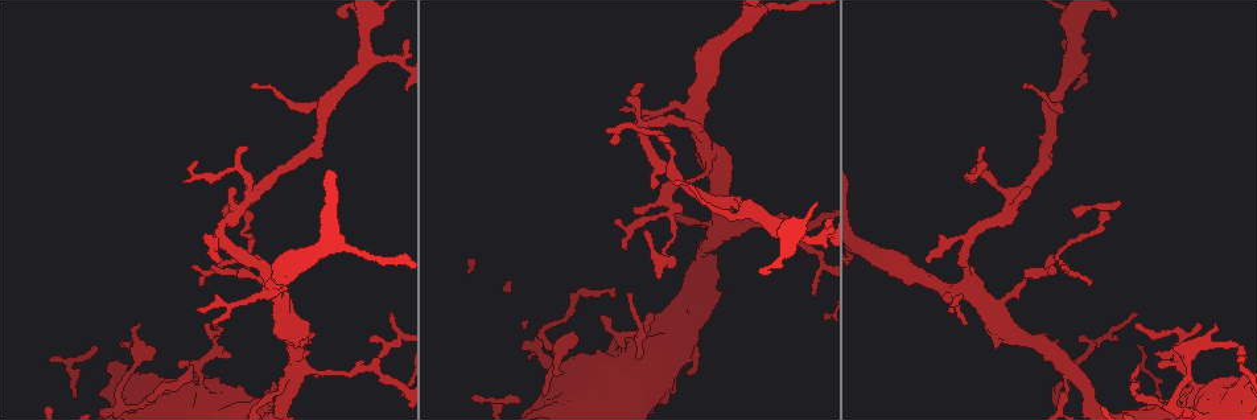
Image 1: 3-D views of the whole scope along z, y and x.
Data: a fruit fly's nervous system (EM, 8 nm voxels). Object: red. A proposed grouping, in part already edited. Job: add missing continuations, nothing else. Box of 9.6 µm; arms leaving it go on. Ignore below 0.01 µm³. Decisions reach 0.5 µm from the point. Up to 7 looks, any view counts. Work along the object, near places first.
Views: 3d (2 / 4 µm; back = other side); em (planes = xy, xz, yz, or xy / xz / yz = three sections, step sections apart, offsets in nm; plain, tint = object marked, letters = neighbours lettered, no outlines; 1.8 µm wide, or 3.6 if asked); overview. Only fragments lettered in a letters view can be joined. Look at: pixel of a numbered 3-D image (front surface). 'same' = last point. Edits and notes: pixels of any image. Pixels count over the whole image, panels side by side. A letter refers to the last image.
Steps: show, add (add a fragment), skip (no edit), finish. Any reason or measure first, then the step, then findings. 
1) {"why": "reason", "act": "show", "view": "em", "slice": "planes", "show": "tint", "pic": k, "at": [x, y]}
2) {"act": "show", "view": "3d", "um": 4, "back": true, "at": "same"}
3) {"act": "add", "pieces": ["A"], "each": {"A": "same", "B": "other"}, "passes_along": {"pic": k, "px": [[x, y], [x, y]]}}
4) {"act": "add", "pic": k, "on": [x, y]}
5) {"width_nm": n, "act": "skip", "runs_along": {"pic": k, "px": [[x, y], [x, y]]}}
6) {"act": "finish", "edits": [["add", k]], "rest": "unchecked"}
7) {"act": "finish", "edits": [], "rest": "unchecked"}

{"why": "closes a loop", "act": "show", "view": "3d", "um": 4, "back": true, "pic": 1, "at": [627, 360]}

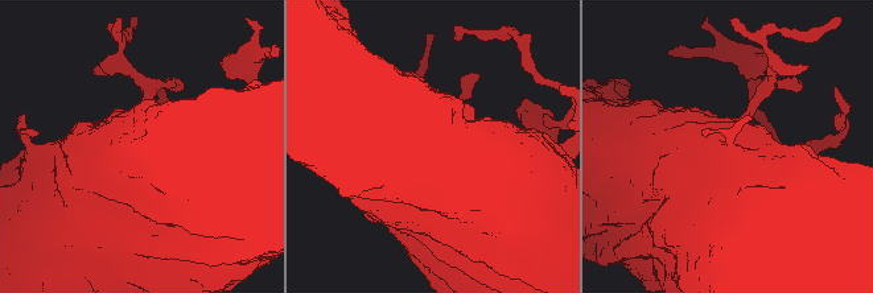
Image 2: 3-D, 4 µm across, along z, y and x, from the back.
{"act": "show", "view": "em", "um": 3.6, "slice": "planes", "show": "tint", "at": "same"}

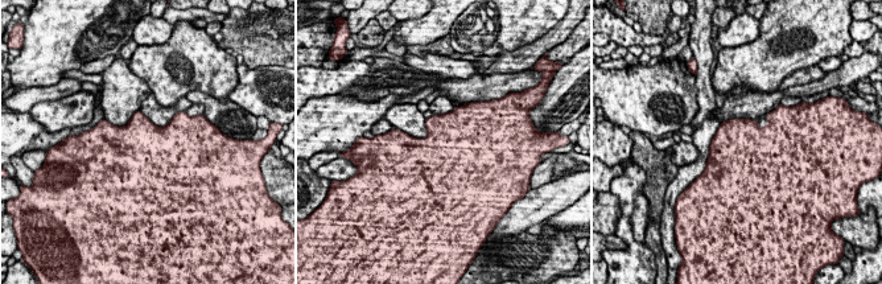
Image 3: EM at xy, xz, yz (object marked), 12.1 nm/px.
{"act": "show", "view": "em", "um": 3.6, "slice": "planes", "show": "letters", "at": "same"}

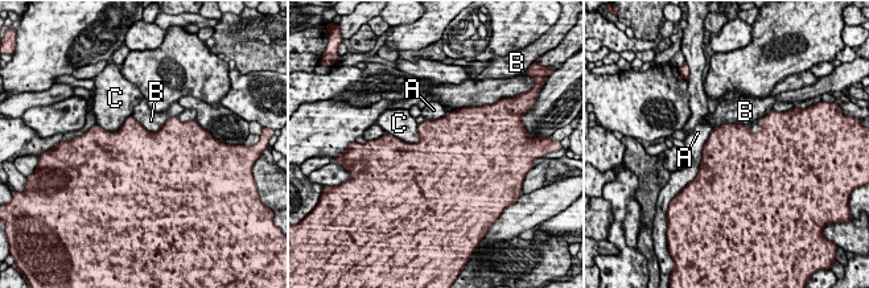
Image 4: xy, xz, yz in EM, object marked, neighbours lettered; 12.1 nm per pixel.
{"width_nm": 800, "act": "skip", "each": {"A": "other", "B": "other", "C": "other"}, "border": {"pic": 4, "px": [[392, 135], [408, 143], [420, 140]]}, "found": "no lettered fragment goes on from it"}

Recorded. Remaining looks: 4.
{"act": "show", "view": "em", "um": 3.6, "slice": "planes", "show": "plain", "pic": 1, "at": [370, 366]}

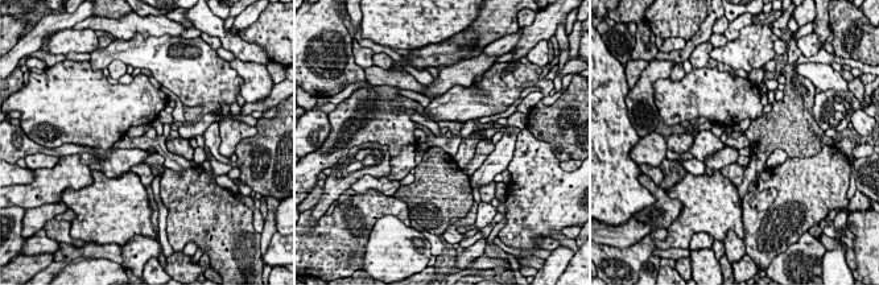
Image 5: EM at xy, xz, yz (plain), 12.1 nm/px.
{"why": "what lies round it", "act": "show", "view": "em", "um": 3.6, "slice": "planes", "show": "letters", "at": "same"}

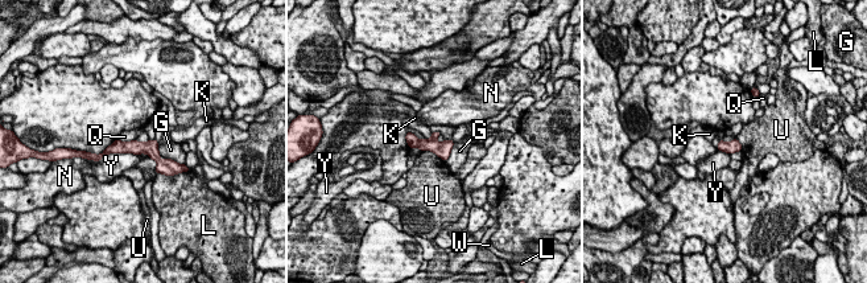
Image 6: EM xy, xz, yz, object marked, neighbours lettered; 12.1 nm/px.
{"longest_contact_nm": ["Y", 500], "act": "skip", "each": {"G": "other", "K": "other", "L": "other", "N": "other", "Q": "other", "U": "other", "W": "other", "Y": "other"}, "runs_along": {"pic": 6, "px": [[110, 150], [147, 147], [168, 167]]}, "found": "no lettered fragment goes on from it"}

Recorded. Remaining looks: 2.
{"act": "finish", "edits": [], "rest": "unchecked"}

